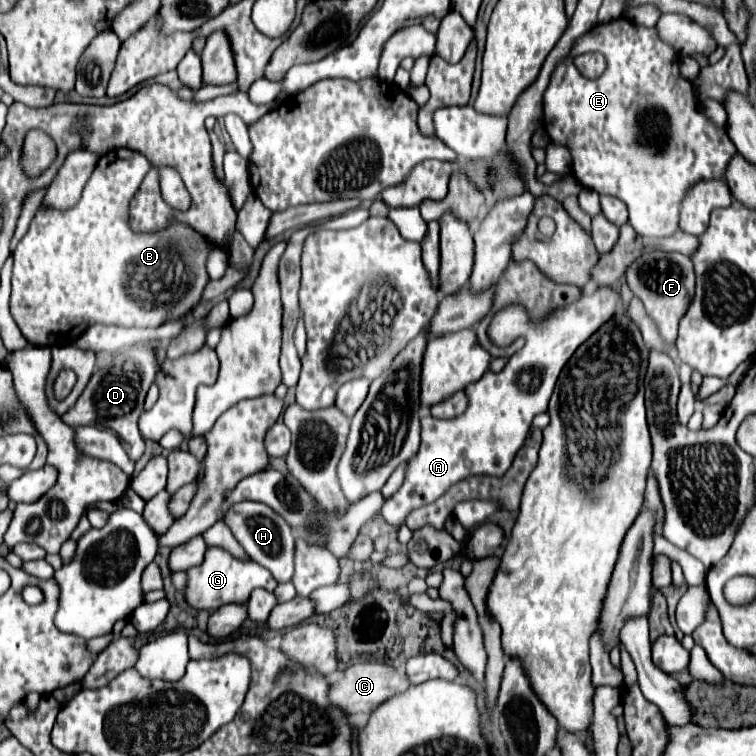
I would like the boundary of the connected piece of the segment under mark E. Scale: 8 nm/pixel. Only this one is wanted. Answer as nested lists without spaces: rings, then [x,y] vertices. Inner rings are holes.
[[[618,18],[576,38],[570,56],[556,64],[544,92],[544,128],[552,142],[566,144],[572,150],[572,174],[582,186],[620,198],[628,206],[628,222],[636,234],[648,238],[676,234],[680,204],[688,188],[706,180],[724,180],[730,160],[738,154],[726,128],[716,126],[700,112],[694,84],[680,76],[678,64],[678,52],[660,40],[656,28]],[[586,52],[600,52],[608,60],[604,74],[596,80],[584,78],[574,66],[574,58]]]

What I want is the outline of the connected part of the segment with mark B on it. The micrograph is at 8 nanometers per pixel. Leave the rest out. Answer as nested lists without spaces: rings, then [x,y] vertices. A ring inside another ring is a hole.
[[[128,148],[110,150],[98,160],[76,206],[66,210],[40,206],[36,210],[26,236],[20,240],[12,254],[14,272],[10,312],[28,342],[40,346],[70,344],[88,326],[98,322],[114,324],[106,328],[160,326],[174,316],[182,316],[200,300],[202,290],[208,282],[208,240],[186,224],[174,224],[164,234],[152,236],[134,234],[128,226],[128,202],[150,168],[152,164],[140,152]]]

